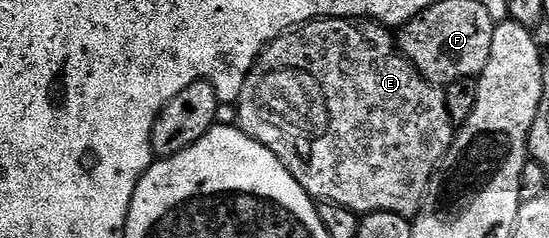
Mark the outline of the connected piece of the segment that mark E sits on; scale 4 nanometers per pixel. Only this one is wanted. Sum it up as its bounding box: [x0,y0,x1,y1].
[237,18,457,220]

